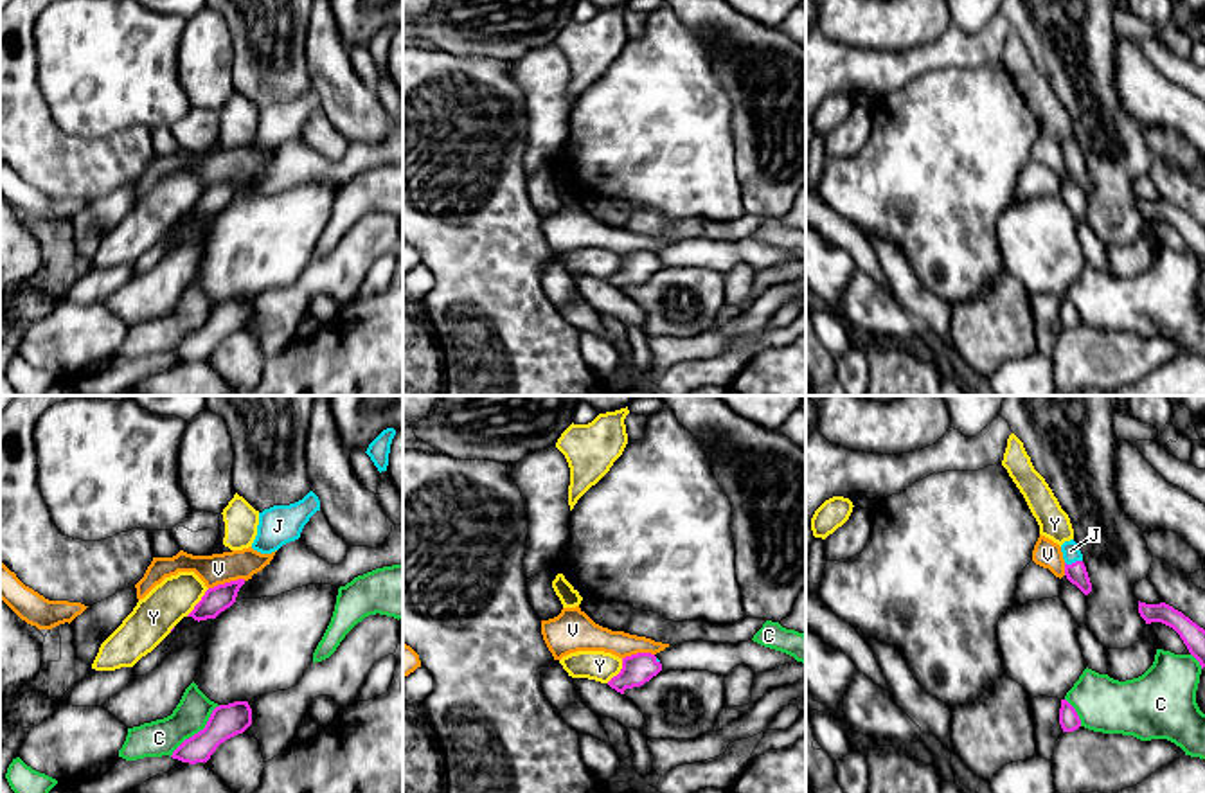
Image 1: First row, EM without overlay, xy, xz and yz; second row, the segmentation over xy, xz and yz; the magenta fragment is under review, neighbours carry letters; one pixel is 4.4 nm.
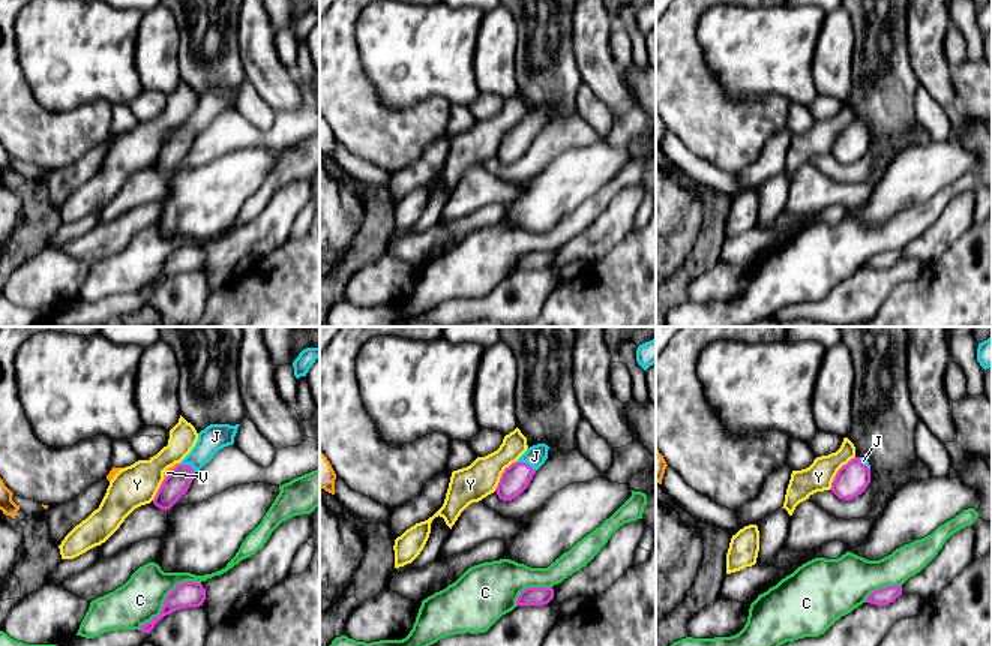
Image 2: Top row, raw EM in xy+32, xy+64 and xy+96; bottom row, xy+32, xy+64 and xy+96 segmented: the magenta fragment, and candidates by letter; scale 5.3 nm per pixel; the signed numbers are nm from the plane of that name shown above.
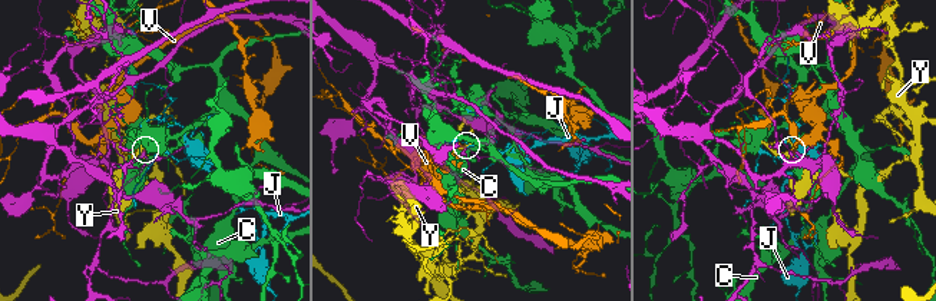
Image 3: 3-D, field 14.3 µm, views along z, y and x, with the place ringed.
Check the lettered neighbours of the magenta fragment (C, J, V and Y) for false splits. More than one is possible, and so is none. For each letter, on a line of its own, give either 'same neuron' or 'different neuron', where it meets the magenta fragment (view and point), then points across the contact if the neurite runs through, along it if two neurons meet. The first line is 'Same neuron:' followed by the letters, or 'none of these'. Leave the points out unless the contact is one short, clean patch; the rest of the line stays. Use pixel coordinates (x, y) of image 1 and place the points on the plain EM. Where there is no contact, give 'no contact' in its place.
Same neuron: none of these
C: different neuron | xy (200, 328)
J: different neuron | yz (1072, 160)
V: different neuron | xy (227, 180)
Y: different neuron | xy (198, 200)

